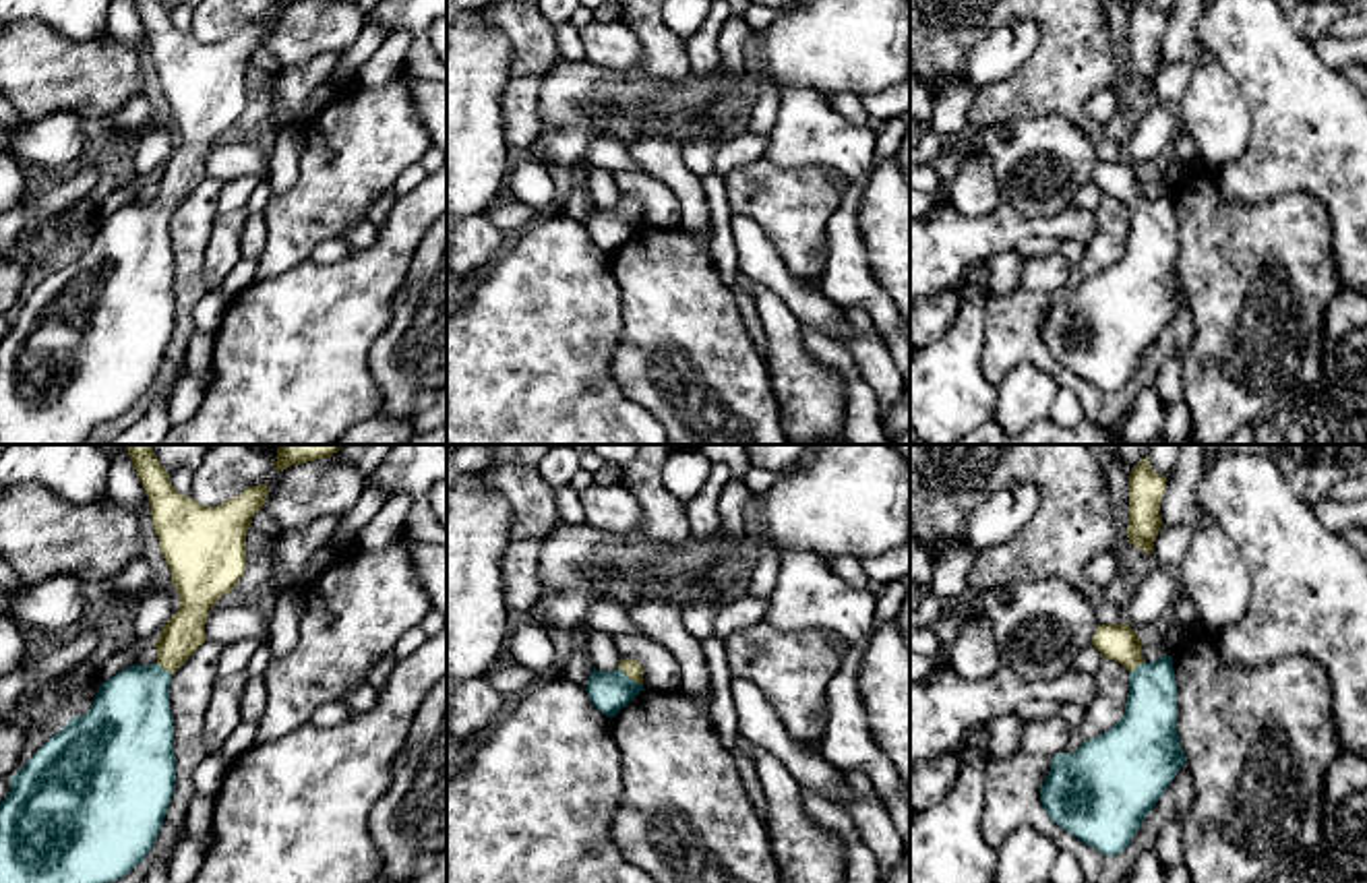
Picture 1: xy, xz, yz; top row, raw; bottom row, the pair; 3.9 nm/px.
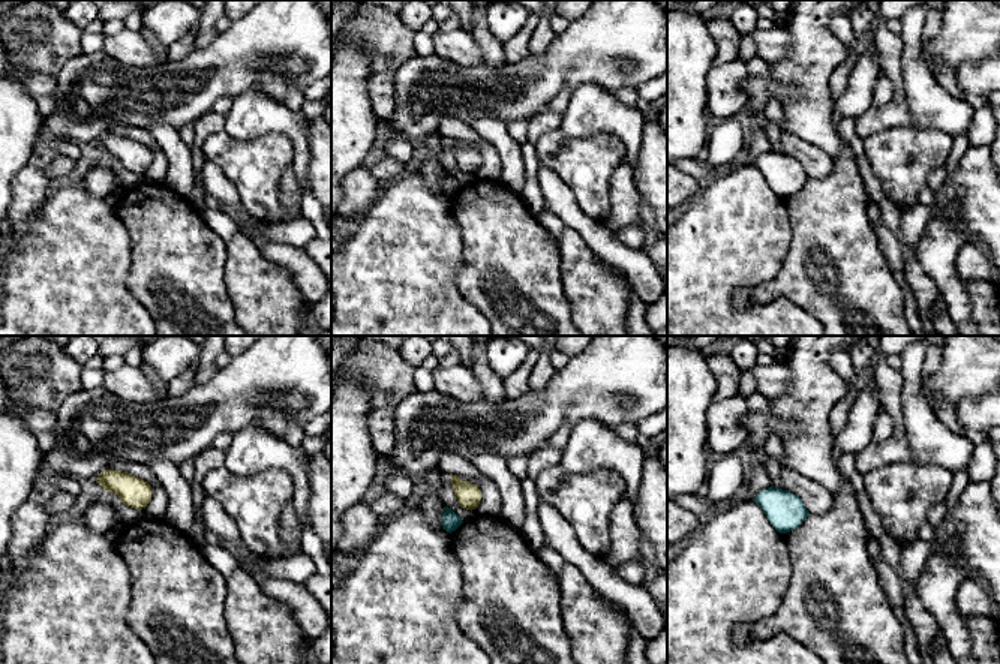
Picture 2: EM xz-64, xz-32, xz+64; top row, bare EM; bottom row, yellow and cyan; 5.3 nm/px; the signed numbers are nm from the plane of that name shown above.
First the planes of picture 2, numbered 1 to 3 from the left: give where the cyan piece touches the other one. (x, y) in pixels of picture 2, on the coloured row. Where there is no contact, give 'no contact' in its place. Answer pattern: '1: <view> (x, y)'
1: no contact
2: no contact
3: no contact

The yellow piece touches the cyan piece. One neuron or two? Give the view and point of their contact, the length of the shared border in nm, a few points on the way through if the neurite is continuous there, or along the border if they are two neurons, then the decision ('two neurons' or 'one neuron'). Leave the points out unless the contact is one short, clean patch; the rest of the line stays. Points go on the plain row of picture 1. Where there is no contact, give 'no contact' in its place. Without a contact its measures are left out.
contact xz (631, 216); length 120 nm; way xz (631, 205), (631, 216), (611, 228); one neuron

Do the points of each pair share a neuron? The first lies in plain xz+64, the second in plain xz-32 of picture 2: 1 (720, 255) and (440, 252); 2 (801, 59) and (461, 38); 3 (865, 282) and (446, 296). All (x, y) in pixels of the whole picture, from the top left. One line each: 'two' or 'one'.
1: one
2: two
3: two

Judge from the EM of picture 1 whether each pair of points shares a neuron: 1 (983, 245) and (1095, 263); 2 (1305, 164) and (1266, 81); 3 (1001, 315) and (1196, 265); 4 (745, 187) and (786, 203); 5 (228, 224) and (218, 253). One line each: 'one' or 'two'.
1: two
2: one
3: two
4: one
5: one

